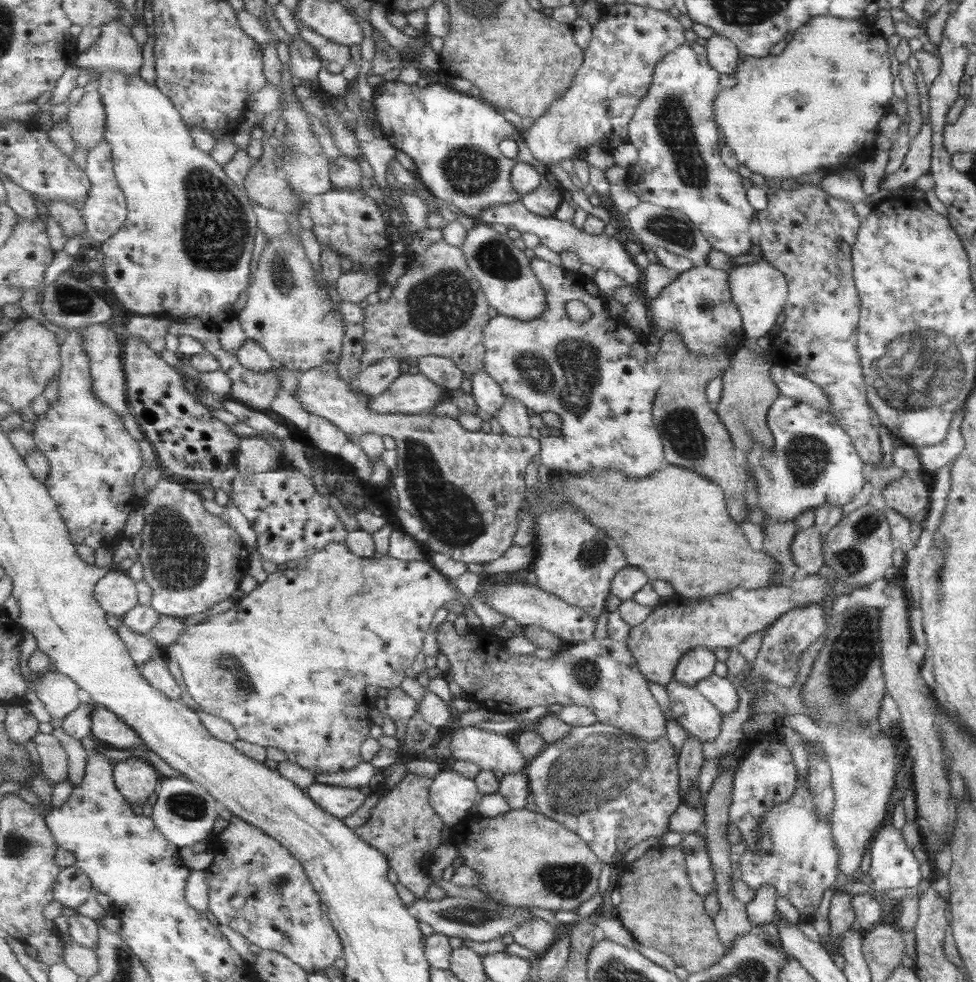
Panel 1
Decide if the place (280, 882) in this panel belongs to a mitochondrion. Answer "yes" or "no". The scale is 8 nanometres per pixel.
yes

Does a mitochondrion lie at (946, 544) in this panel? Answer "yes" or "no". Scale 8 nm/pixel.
yes

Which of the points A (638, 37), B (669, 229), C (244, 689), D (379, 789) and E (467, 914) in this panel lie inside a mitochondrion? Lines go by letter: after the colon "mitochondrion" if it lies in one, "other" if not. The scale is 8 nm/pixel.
A: other
B: mitochondrion
C: mitochondrion
D: other
E: mitochondrion

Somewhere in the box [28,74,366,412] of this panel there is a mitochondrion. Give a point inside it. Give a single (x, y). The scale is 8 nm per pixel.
(217, 225)

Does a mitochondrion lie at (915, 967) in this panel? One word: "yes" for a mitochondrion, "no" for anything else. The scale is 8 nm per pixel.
no

